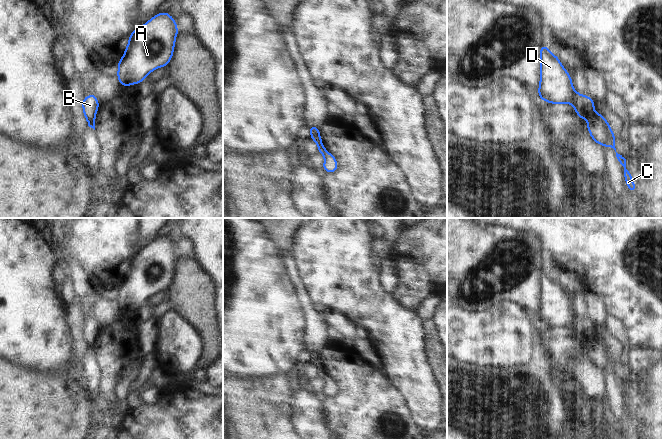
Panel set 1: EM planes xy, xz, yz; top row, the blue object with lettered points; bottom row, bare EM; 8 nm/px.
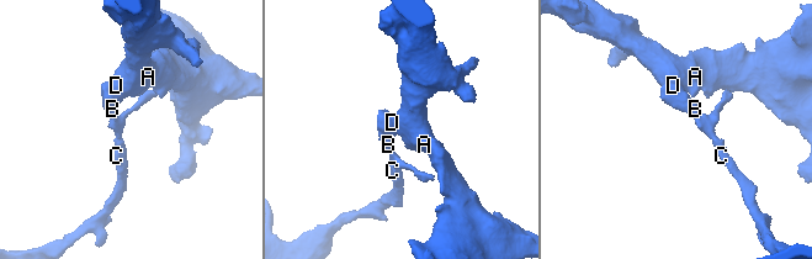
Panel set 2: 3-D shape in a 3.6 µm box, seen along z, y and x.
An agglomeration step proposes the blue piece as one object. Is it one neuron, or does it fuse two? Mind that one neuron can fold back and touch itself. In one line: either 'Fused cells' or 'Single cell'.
Fused cells

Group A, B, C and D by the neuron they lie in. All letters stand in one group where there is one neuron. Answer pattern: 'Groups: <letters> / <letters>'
Groups: A B D / C

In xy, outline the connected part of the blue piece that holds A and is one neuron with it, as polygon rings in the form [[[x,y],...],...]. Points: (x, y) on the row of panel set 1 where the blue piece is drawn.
[[[168,12],[156,14],[143,26],[133,30],[129,36],[128,46],[124,51],[124,56],[117,63],[117,78],[121,86],[129,86],[144,81],[144,78],[153,70],[163,66],[166,67],[174,52],[174,45],[177,33],[175,19]]]

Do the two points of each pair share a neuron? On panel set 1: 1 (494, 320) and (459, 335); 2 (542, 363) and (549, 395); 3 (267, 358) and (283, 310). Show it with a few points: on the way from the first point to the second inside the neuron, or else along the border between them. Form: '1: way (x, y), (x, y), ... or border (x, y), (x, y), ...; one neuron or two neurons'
1: way (485, 329), (479, 335), (468, 335); one neuron
2: way (542, 371), (542, 387); one neuron
3: way (267, 346), (267, 326), (271, 322); one neuron

